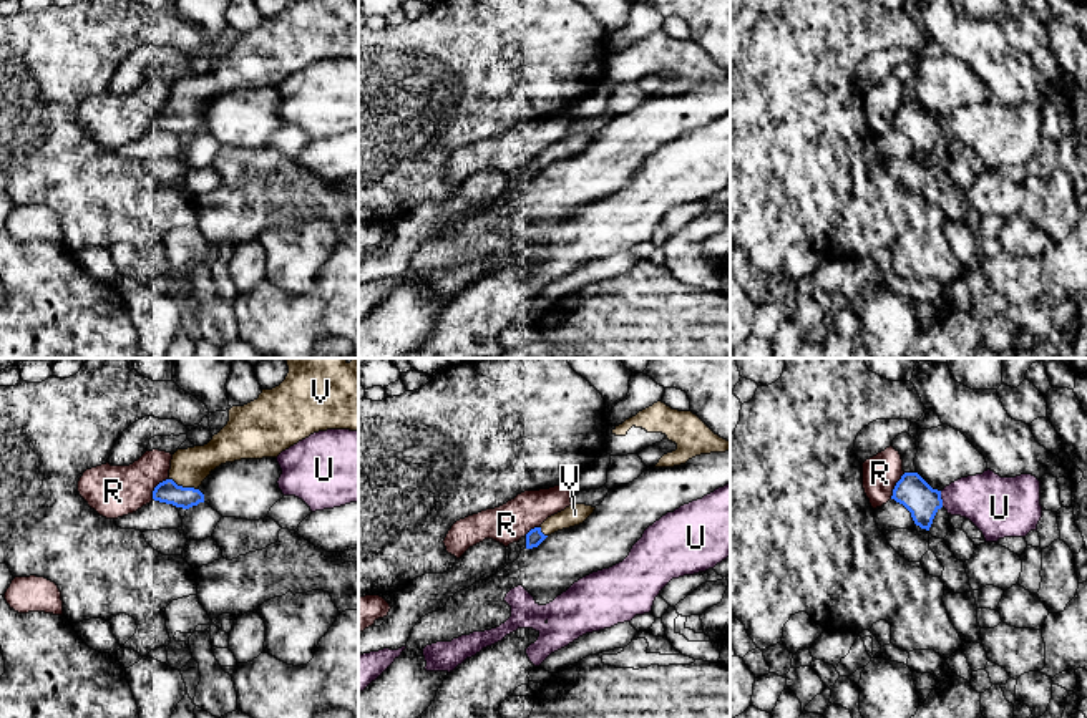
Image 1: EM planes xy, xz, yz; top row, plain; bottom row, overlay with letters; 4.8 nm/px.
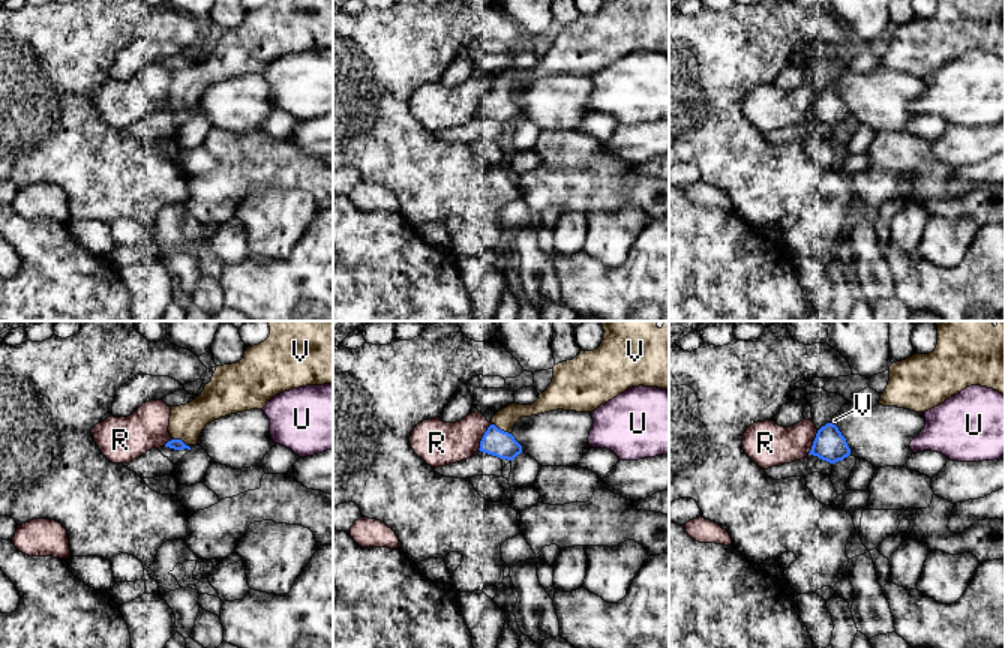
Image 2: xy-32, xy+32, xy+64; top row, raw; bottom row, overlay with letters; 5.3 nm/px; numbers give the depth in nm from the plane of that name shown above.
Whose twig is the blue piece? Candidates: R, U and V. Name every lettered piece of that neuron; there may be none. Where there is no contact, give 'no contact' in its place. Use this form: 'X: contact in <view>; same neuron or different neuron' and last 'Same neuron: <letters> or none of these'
R: contact in yz; different neuron
U: contact in yz; different neuron
V: contact in xy; same neuron
Same neuron: V

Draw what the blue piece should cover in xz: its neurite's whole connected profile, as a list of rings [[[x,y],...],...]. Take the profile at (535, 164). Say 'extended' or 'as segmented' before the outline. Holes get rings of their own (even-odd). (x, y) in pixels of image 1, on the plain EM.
extended; [[[571,133],[564,139],[548,146],[539,156],[526,163],[526,177],[538,176],[548,164],[582,153],[596,136],[586,133]]]

